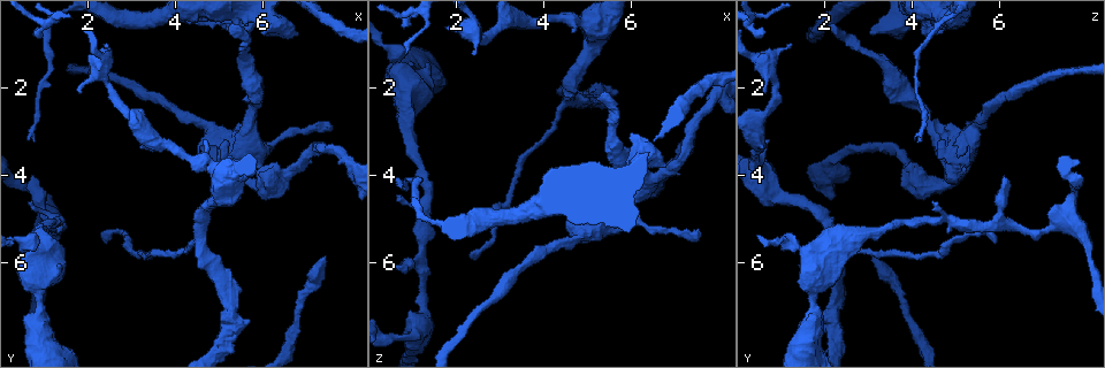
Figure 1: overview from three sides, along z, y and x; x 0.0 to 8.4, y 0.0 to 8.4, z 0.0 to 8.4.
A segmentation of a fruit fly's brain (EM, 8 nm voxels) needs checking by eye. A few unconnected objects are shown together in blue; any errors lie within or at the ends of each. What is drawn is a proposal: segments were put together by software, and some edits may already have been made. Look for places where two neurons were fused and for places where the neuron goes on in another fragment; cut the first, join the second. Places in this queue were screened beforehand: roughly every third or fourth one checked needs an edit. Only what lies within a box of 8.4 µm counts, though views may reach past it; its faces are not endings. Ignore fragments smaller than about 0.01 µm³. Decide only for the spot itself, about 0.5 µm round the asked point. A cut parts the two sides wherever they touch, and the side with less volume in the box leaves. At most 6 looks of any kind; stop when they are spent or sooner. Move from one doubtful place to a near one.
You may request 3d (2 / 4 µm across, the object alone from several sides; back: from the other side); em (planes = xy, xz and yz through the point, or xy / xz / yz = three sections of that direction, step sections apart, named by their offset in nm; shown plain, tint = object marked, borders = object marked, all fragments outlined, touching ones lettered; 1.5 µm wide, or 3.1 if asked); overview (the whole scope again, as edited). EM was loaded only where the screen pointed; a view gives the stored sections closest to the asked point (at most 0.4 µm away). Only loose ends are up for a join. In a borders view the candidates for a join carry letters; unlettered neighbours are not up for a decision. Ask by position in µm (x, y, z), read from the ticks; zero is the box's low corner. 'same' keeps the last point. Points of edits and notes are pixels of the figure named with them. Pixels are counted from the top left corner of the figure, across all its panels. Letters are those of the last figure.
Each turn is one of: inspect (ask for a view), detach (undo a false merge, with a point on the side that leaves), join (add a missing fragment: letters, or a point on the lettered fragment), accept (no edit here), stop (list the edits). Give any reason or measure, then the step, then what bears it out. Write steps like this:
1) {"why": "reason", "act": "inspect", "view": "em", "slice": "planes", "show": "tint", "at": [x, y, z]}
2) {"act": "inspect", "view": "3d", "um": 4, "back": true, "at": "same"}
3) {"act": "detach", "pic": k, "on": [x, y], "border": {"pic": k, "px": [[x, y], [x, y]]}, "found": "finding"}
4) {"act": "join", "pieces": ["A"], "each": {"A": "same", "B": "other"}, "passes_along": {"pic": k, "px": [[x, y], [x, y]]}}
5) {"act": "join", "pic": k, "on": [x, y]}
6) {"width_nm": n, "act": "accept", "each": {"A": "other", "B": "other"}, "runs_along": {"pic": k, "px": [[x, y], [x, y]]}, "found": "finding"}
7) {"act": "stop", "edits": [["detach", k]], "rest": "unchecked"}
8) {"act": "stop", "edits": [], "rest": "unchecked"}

{"why": "branch point", "act": "inspect", "view": "em", "slice": "planes", "show": "borders", "at": [4.55, 5.55, 2.25]}

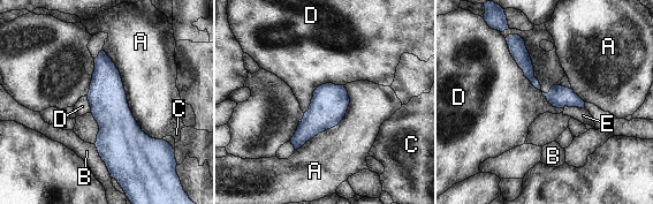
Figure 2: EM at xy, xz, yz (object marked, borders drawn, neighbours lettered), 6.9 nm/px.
{"width_nm": 150, "longest_contact_nm": ["A", 750], "act": "accept", "each": {"A": "other", "B": "other", "C": "other", "D": "other", "E": "other"}, "found": "all the same neuron"}

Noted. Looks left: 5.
{"why": "thick turns thin", "act": "inspect", "view": "em", "slice": "xz", "step": 8, "show": "borders", "at": [0.95, 6.95, 1.80]}

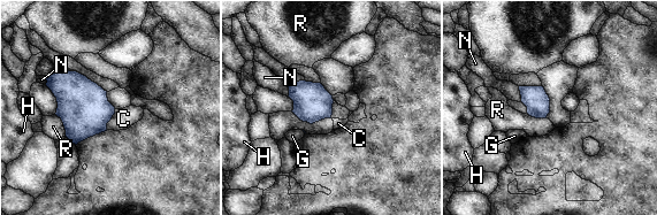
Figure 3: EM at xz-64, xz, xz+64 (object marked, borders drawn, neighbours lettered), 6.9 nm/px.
{"why": "another direction", "act": "inspect", "view": "em", "slice": "planes", "show": "borders", "at": "same"}

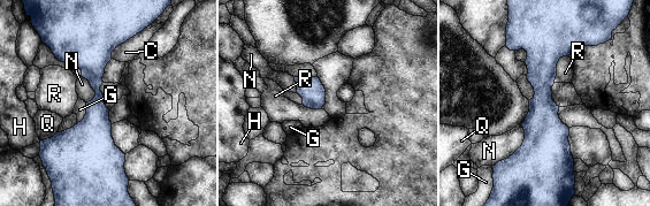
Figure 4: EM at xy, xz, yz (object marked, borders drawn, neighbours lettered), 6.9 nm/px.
{"width_nm": 190, "act": "accept", "each": {"C": "other", "G": "other", "H": "other", "N": "other", "Q": "other", "R": "other"}, "border": {"pic": 4, "px": [[521, 124], [524, 142], [497, 162]]}, "found": "all the same neuron"}

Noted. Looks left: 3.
{"why": "free end", "act": "inspect", "view": "em", "slice": "yz", "step": 8, "show": "borders", "at": [0.65, 4.60, 4.55]}

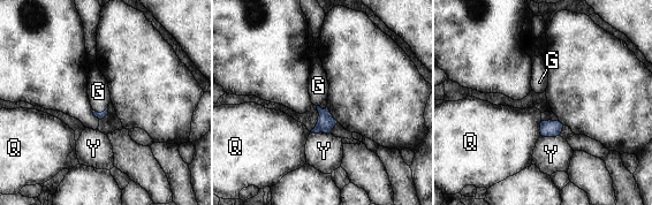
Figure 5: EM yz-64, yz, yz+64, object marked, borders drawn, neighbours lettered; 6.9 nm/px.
{"longest_contact_nm": ["Y", 140], "act": "join", "pieces": ["G"], "each": {"G": "same", "Q": "other", "Y": "other"}, "found": "it goes on there"}

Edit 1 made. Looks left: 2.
{"act": "stop", "edits": [["join", 5]], "rest": "unchecked"}

